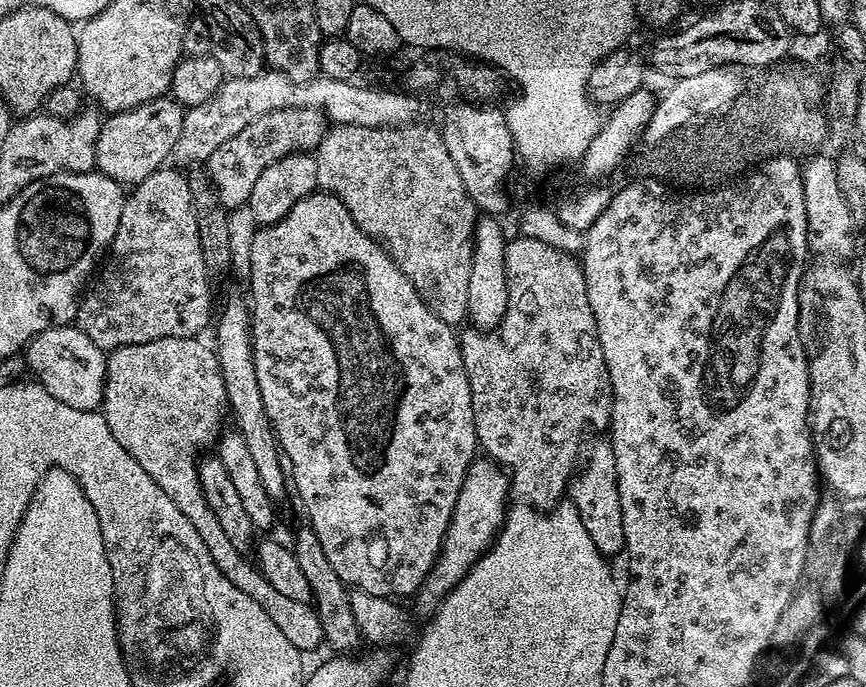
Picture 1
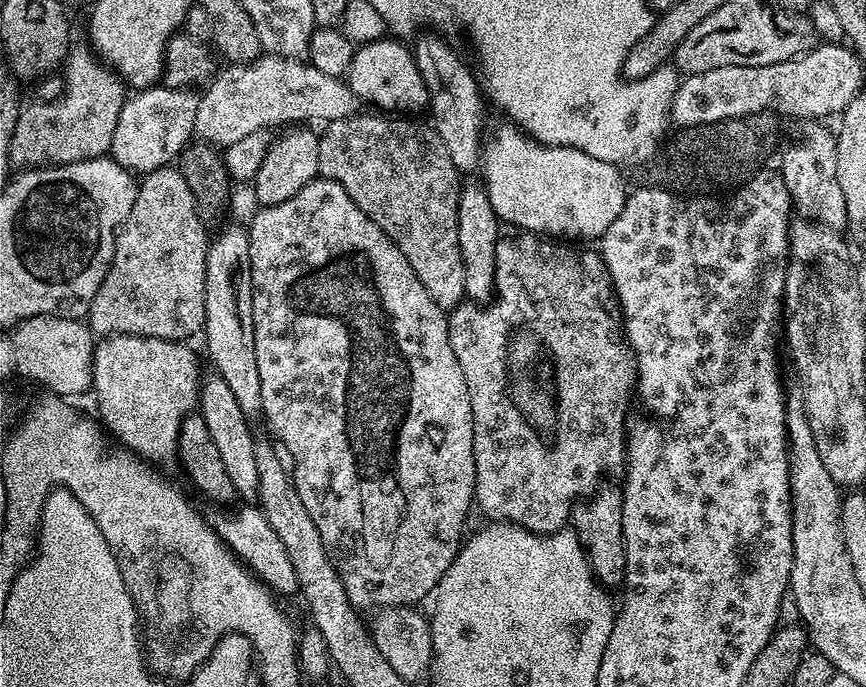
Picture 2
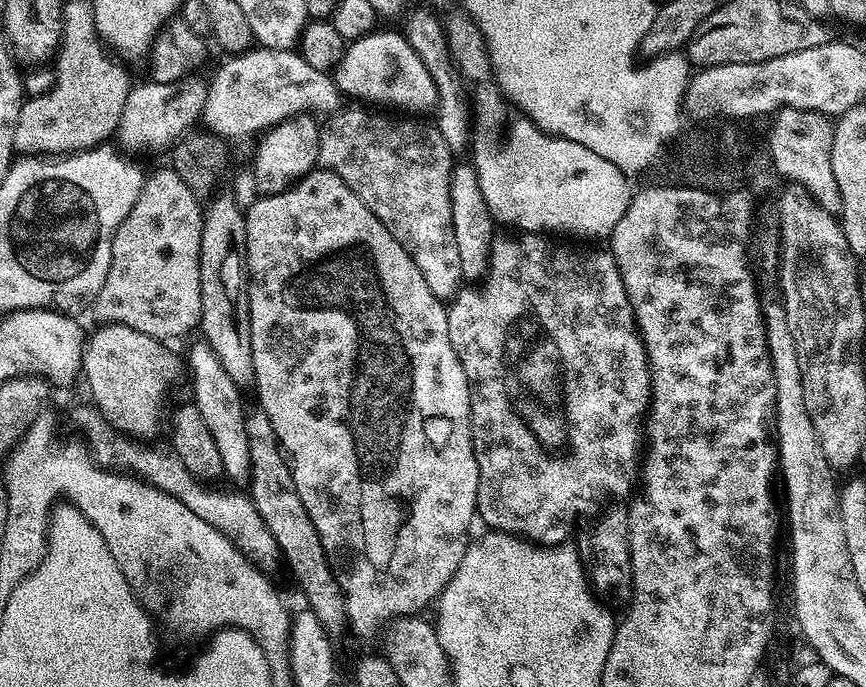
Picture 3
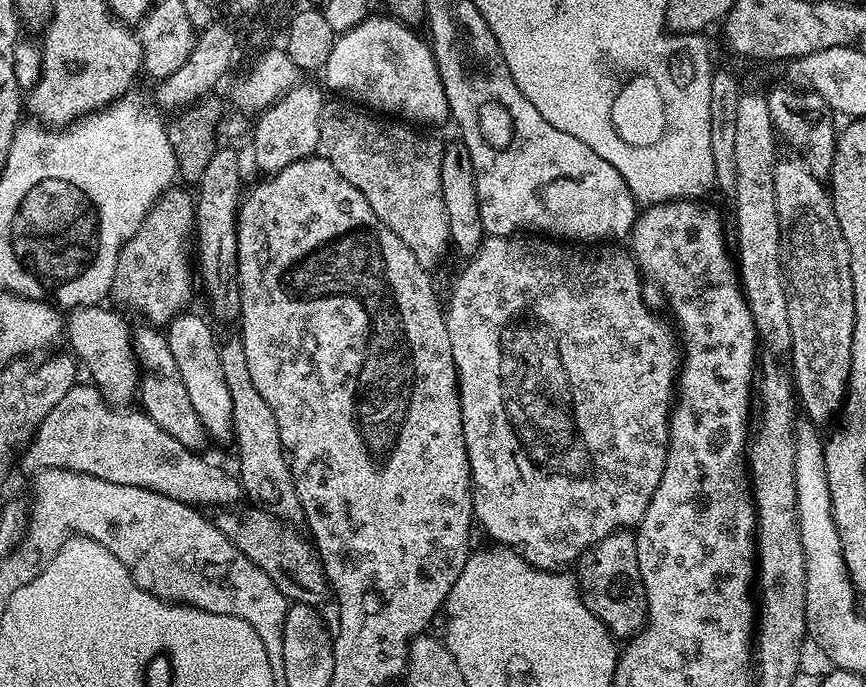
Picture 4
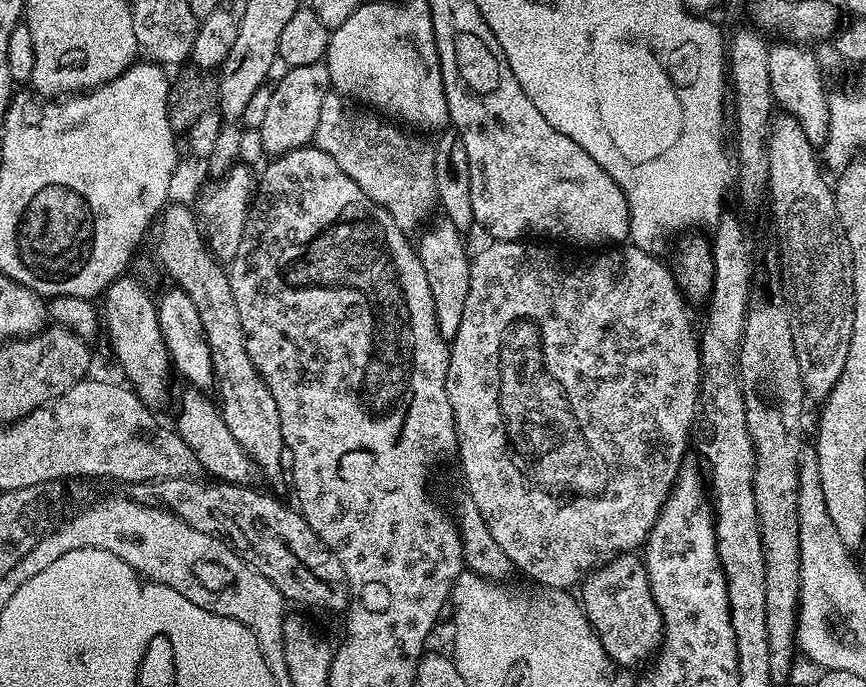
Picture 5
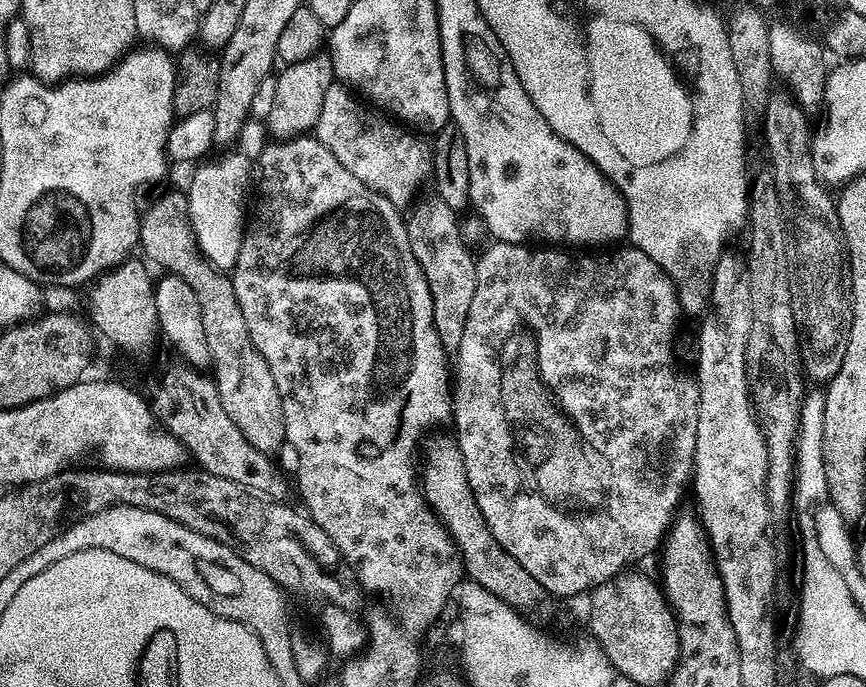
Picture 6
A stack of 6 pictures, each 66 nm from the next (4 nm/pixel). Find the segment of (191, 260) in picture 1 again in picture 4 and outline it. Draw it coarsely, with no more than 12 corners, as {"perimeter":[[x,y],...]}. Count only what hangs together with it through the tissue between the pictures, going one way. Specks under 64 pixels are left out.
{"perimeter":[[160,195],[120,251],[113,305],[166,326],[192,300],[196,205]]}

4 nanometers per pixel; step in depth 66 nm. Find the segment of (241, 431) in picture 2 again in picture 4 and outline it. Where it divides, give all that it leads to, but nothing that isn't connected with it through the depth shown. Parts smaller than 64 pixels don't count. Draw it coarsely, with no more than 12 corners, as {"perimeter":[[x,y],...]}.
{"perimeter":[[193,310],[166,325],[205,432],[233,435],[218,336]]}

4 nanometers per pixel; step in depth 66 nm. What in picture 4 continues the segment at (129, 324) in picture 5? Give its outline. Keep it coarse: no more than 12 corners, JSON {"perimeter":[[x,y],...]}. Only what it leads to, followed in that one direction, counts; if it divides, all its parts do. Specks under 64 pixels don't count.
{"perimeter":[[131,329],[139,407],[193,450],[205,432],[167,335]]}

